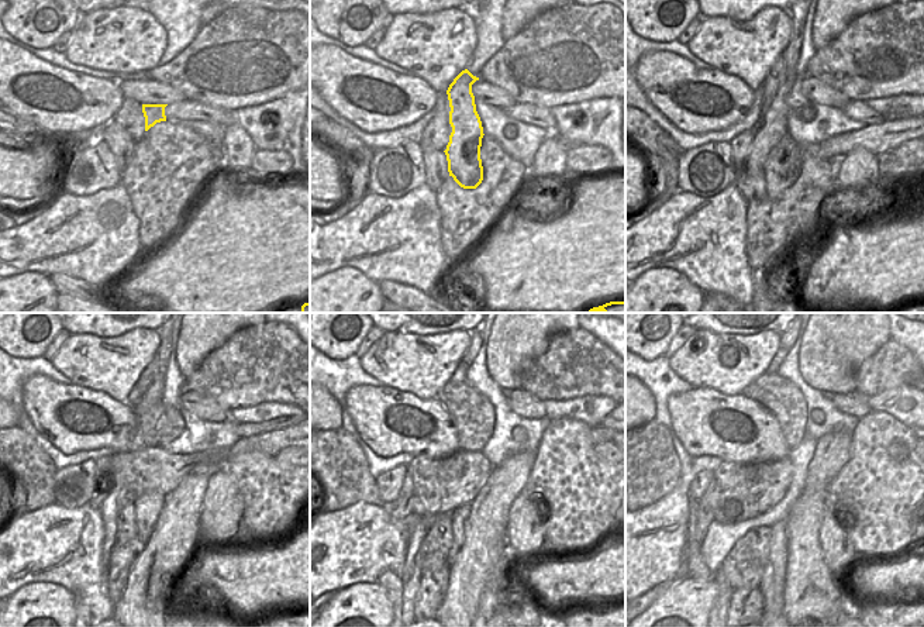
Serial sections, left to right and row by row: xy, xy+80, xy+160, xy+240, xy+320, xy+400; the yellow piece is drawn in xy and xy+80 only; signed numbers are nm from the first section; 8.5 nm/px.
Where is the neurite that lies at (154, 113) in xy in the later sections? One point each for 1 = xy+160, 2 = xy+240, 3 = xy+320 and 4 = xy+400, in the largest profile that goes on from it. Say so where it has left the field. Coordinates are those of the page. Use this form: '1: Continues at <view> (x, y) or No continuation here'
1: Continues at xy+160 (783, 165)
2: Continues at xy+240 (147, 506)
3: Continues at xy+320 (459, 514)
4: Continues at xy+400 (772, 585).

